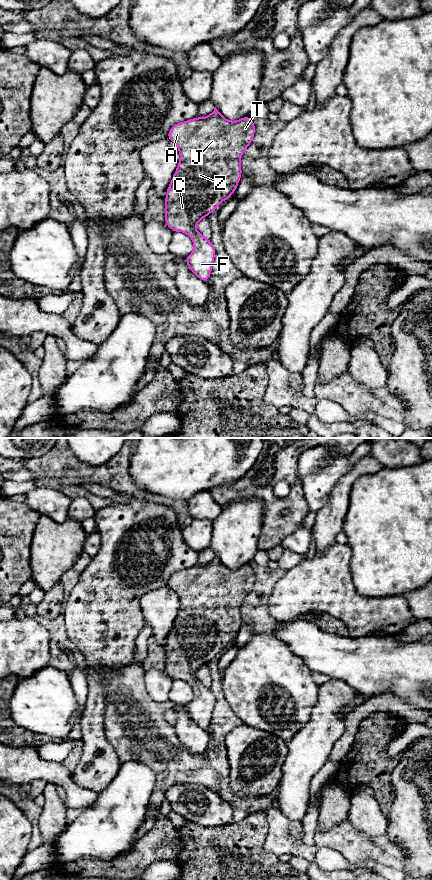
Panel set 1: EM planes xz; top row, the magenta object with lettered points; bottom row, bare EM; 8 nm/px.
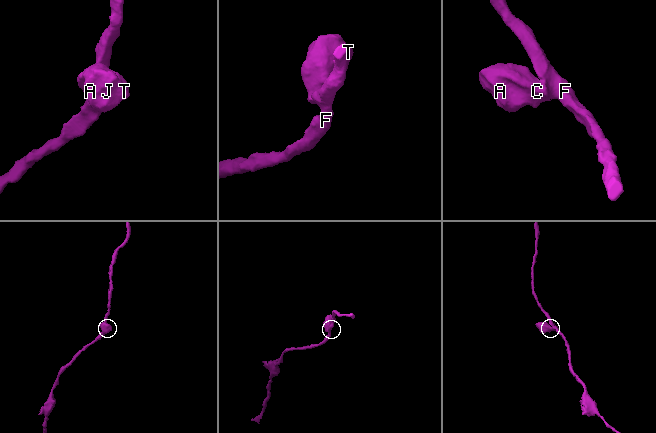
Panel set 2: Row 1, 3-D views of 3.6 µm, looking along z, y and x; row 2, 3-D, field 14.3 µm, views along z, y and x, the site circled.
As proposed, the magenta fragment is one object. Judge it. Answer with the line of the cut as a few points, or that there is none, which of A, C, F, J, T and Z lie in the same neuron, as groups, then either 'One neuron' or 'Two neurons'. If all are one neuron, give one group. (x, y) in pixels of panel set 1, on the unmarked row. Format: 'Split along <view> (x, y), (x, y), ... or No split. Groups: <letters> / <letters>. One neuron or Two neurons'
No split. Groups: A C F J T Z. One neuron

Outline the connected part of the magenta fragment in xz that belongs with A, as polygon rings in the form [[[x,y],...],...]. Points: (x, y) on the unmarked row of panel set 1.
[[[216,555],[206,565],[174,572],[168,580],[168,587],[178,595],[180,608],[166,640],[165,671],[173,680],[184,680],[191,685],[194,698],[185,709],[189,717],[204,730],[211,724],[216,699],[211,688],[195,677],[196,673],[235,640],[243,622],[240,607],[254,582],[255,572],[249,564],[230,569]]]

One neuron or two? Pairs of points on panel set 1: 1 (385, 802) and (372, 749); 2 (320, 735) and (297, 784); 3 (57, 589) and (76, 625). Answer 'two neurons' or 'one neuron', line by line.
1: one neuron
2: one neuron
3: two neurons

